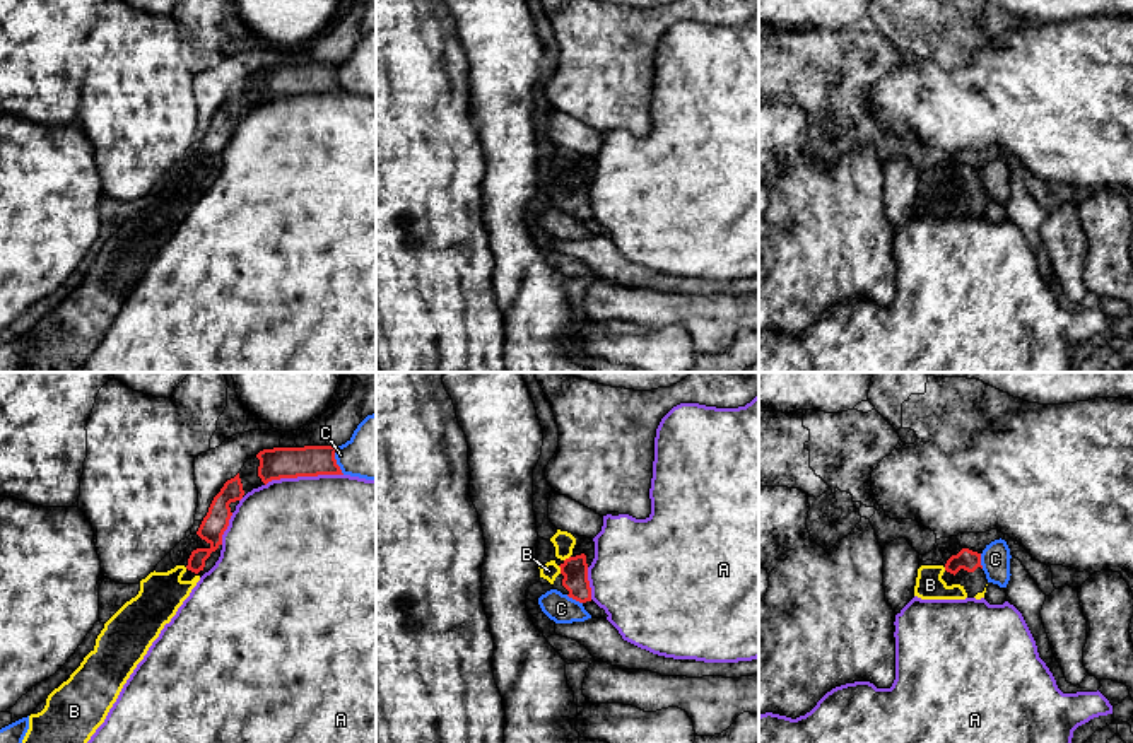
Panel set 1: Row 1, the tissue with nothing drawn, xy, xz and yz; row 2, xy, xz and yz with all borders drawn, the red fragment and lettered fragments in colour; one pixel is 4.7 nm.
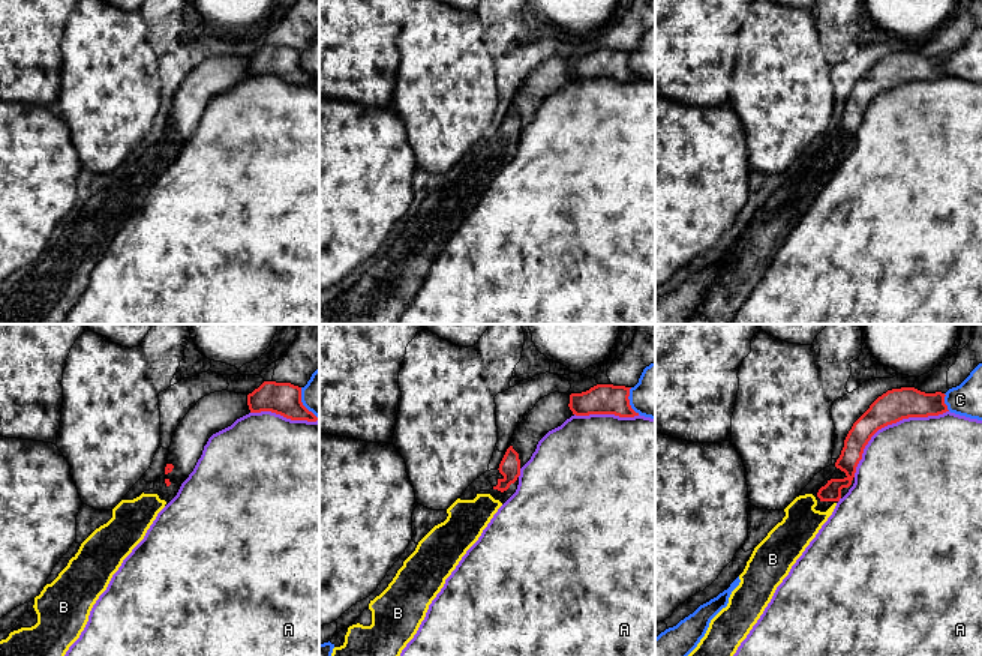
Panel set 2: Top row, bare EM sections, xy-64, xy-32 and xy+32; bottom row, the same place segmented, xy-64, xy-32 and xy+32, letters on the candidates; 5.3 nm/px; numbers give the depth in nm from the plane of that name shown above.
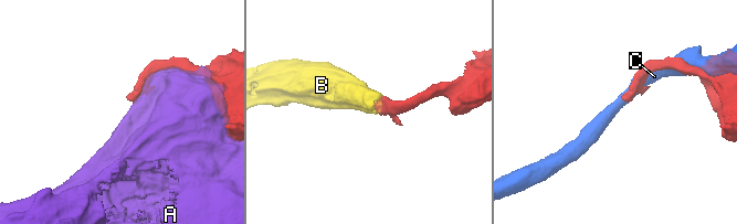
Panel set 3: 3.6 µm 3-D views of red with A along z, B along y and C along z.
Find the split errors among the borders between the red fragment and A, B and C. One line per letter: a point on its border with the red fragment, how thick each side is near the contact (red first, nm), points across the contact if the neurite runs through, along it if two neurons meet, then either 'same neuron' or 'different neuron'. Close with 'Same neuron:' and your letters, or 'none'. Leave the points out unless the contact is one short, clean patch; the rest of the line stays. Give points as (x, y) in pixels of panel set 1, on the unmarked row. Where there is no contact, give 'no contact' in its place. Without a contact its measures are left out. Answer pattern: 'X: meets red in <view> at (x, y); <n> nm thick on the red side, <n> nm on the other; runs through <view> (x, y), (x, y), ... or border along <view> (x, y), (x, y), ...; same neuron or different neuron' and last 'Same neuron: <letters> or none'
A: meets red in xy at (303, 93); 150 nm thick on the red side, 500 nm on the other; different neuron
B: meets red in xz at (561, 187); 130 nm thick on the red side, 90 nm on the other; same neuron
C: meets red in xy at (335, 79); 140 nm thick on the red side, 260 nm on the other; different neuron
Same neuron: B

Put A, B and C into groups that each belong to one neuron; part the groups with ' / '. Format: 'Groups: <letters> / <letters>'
Groups: A / B / C

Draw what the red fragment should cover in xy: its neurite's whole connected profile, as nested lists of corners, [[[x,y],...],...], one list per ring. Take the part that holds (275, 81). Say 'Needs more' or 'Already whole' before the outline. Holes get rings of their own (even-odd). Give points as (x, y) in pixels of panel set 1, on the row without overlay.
Already whole. [[[335,63],[273,65],[256,72],[258,94],[267,102],[272,97],[343,92],[335,77]]]

